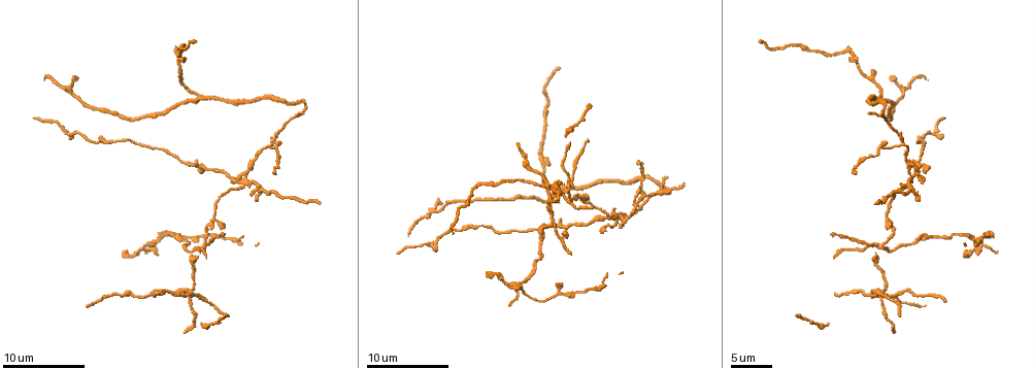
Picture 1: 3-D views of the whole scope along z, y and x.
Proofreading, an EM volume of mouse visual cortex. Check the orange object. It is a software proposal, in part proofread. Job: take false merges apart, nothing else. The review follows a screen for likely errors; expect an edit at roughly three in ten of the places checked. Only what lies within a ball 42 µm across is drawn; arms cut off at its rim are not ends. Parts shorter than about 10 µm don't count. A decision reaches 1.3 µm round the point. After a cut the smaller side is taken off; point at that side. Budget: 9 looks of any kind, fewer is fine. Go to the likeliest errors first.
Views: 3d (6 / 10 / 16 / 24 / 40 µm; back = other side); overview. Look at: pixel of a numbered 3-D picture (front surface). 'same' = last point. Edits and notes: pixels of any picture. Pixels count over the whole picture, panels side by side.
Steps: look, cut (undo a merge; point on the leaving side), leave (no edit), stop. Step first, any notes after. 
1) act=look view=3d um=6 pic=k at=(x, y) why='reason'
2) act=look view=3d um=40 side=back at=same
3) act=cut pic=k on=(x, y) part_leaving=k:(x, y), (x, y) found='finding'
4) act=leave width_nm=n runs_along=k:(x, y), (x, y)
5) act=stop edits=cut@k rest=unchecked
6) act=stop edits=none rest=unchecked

act=look view=3d um=6 pic=1 at=(882, 249) why='branch point'

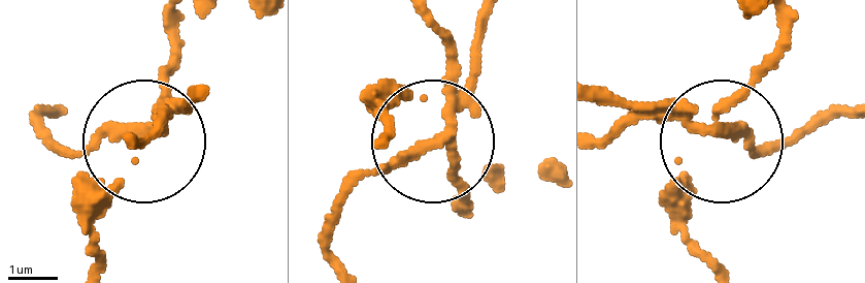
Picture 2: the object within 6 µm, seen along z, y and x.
act=look view=3d um=6 side=back pic=2 at=(725, 130)

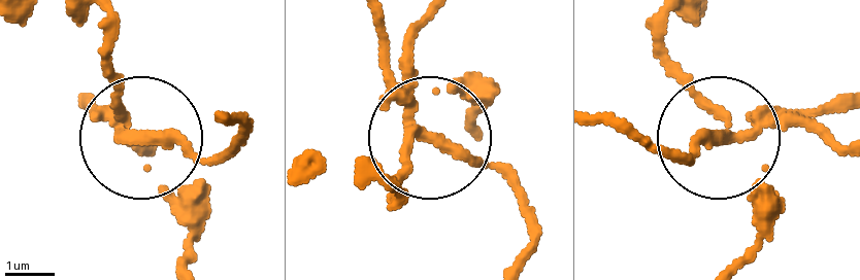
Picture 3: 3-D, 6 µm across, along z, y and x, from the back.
act=cut pic=3 on=(411, 54) arms=3 part_leaving=3:(425, 129), (506, 186), (531, 236), (523, 259) found='two cells meet here'

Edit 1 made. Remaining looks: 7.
act=look view=overview why='see it whole again'

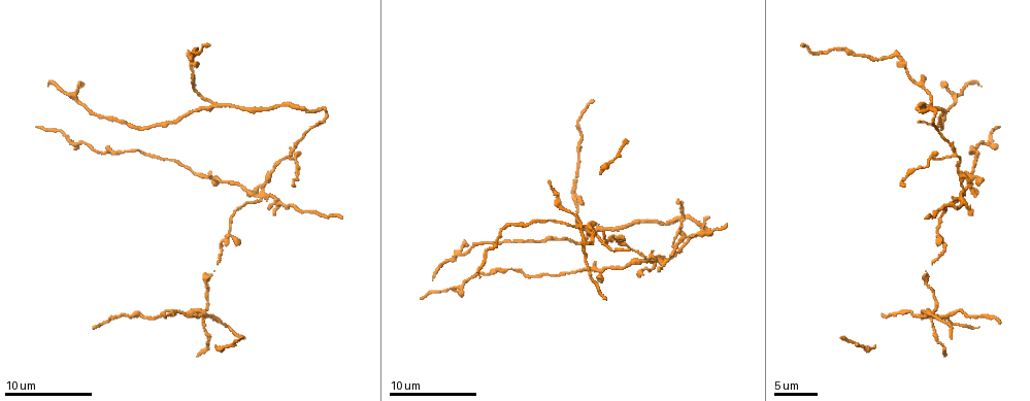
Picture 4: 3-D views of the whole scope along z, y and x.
act=look view=3d um=10 pic=4 at=(258, 193) why='looks like a crossing'

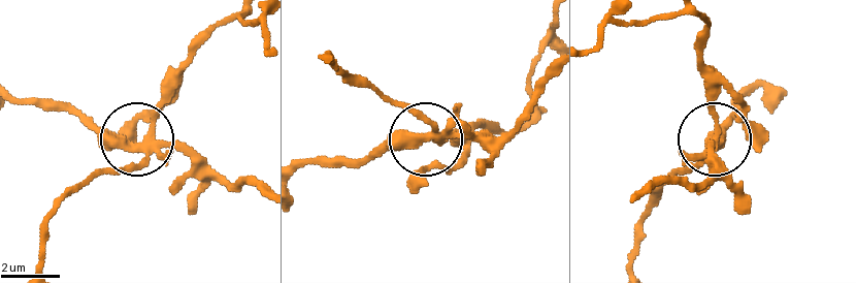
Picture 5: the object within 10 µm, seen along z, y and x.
act=look view=3d um=6 pic=5 at=(141, 147)

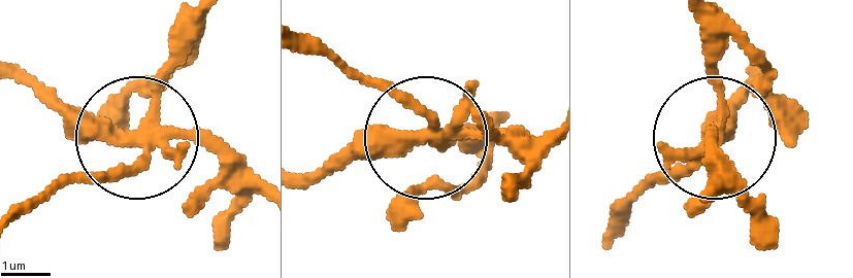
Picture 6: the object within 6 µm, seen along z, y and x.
act=cut pic=6 on=(221, 138) side_arm_um=31 part_leaving=6:(139, 141), (81, 137), (20, 83) found='a second cell is stuck on'

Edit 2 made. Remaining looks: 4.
act=look view=3d um=16 pic=4 at=(938, 232) why='three-way junction'

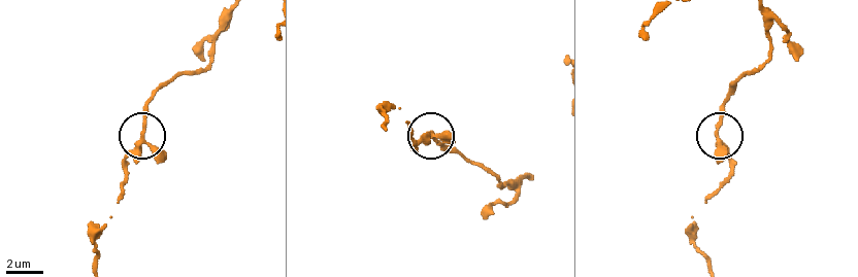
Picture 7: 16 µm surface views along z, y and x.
act=look view=3d um=6 pic=7 at=(716, 133)

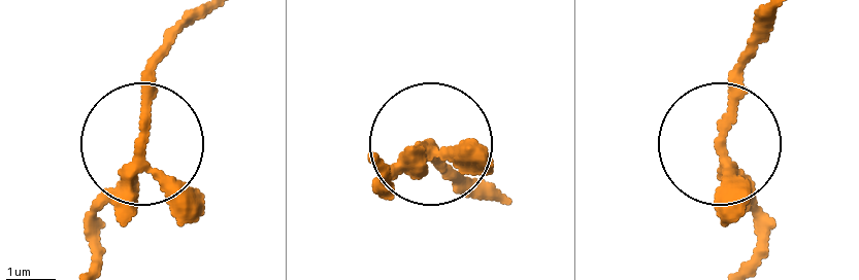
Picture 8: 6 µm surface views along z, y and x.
act=leave arms=3 found='all the same cell'

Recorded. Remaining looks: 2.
act=look view=3d um=10 pic=4 at=(596, 230) why='branch point'

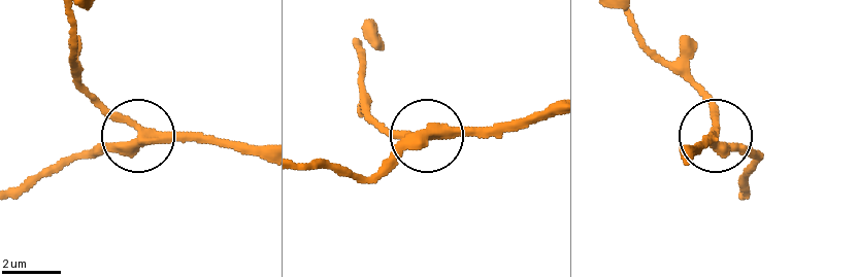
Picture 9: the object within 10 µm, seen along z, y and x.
act=leave arms=3 runs_along=9:(259, 148), (147, 138), (84, 84) found='one cell here'

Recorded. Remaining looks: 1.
act=look view=3d um=10 pic=4 at=(574, 189)

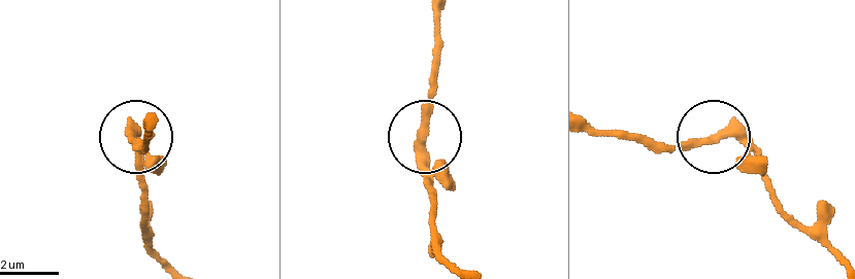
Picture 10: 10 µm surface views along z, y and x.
act=leave width_nm=250 runs_along=10:(449, 262), (426, 159), (434, 65) found='all the same cell'

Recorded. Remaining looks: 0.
act=stop edits=cut@3,cut@6 rest=unchecked

